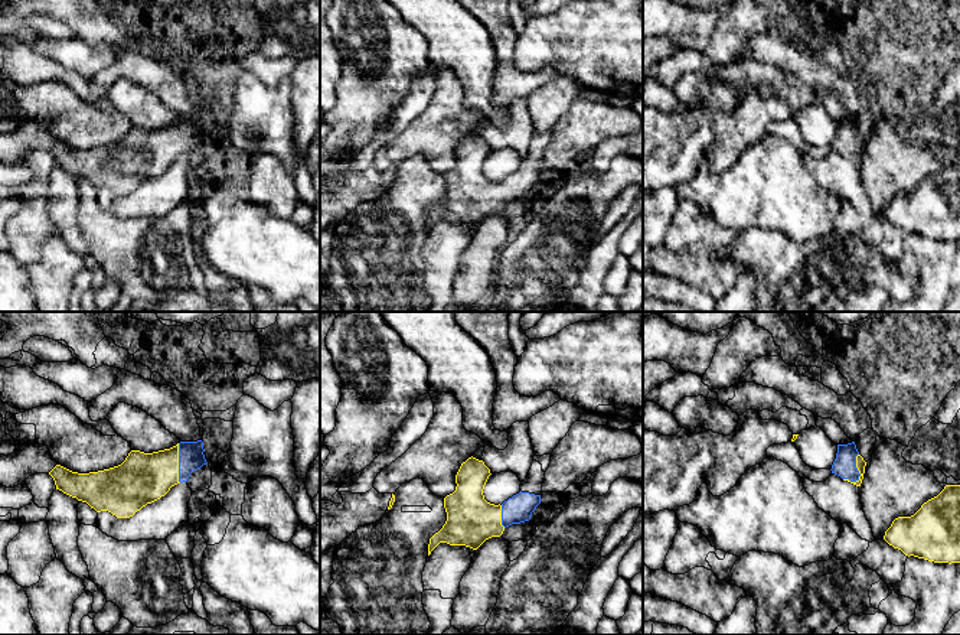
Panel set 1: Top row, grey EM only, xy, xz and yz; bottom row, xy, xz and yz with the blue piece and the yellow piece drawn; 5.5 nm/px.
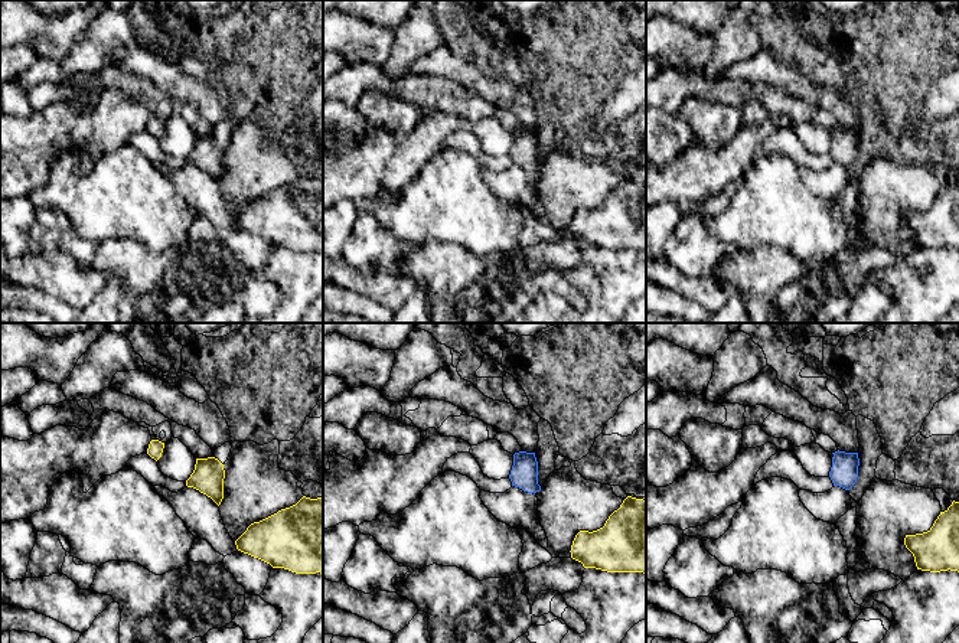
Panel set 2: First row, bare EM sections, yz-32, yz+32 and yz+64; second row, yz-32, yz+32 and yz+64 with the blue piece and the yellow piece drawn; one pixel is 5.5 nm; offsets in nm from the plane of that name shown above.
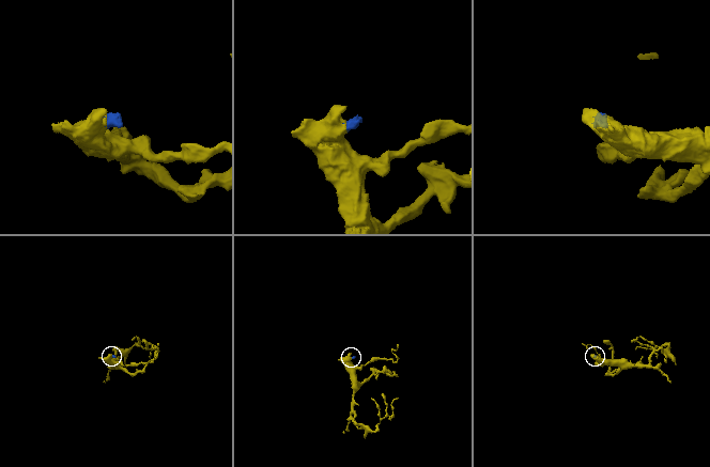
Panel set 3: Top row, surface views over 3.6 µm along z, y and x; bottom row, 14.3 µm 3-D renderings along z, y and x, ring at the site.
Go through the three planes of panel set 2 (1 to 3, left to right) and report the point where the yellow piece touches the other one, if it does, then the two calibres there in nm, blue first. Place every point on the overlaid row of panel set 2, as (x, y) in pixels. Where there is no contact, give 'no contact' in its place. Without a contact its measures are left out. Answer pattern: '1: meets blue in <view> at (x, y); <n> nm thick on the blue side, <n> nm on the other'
1: no contact
2: no contact
3: no contact

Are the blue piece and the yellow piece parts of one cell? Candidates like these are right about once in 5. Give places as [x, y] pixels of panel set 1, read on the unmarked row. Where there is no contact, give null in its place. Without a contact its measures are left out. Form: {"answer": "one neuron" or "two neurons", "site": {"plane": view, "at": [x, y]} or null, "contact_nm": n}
{"answer": "one neuron", "site": {"plane": "yz", "at": [856, 146]}, "contact_nm": 170}

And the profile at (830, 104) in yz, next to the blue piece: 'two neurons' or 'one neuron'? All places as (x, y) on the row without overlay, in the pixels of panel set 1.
two neurons

